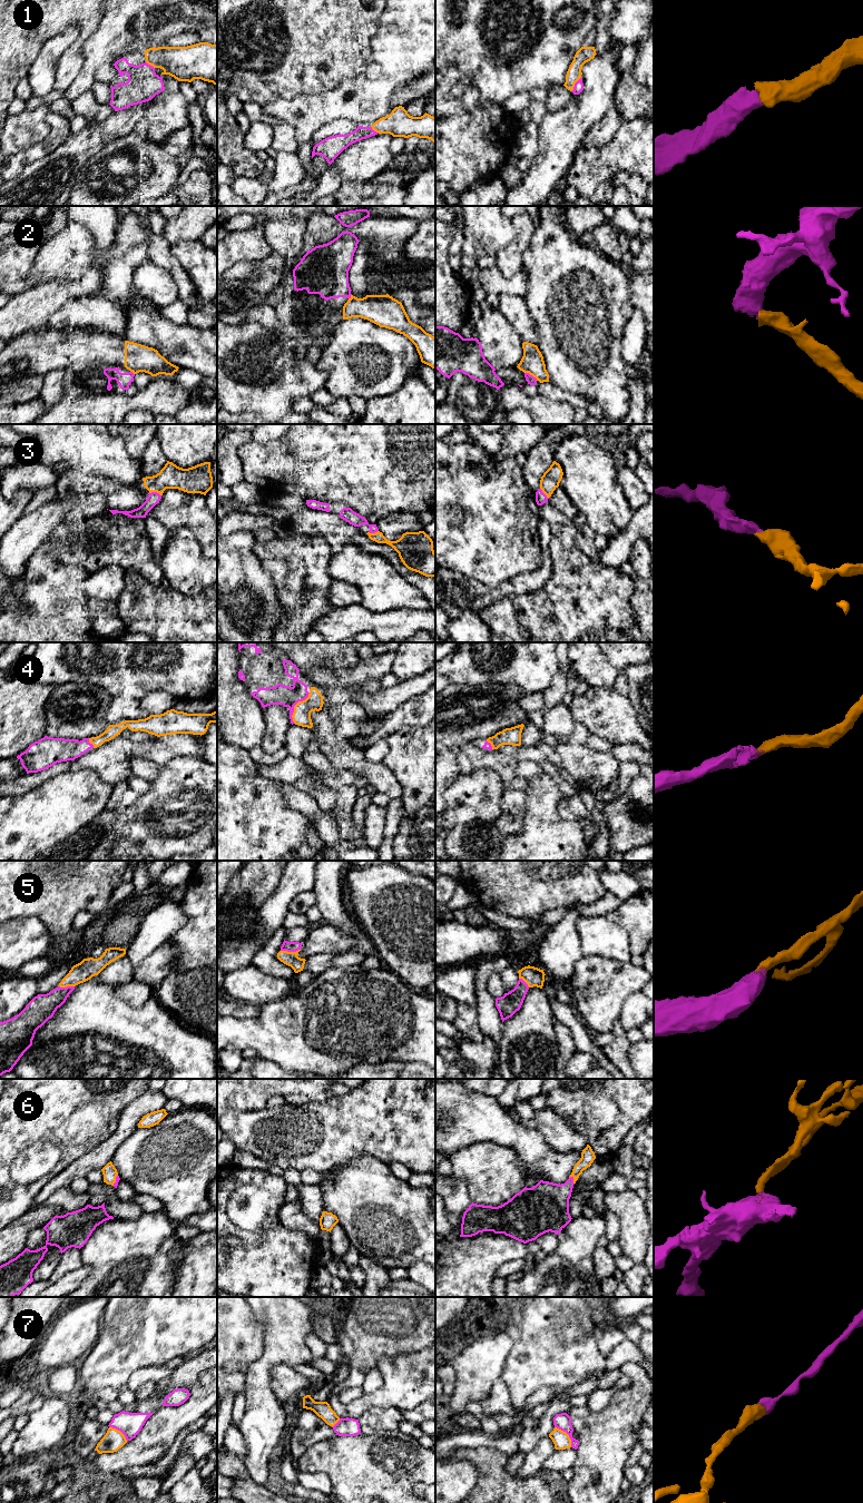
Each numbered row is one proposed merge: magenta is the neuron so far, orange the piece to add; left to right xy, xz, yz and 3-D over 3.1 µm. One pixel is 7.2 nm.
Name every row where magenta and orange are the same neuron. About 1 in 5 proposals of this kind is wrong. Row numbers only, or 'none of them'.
1, 3, 4, 5, 6

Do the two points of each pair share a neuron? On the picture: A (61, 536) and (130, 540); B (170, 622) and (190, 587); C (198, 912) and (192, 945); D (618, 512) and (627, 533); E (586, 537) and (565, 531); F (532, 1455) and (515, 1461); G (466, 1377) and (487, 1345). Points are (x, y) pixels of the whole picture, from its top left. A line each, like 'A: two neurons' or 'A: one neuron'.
A: one neuron
B: two neurons
C: one neuron
D: two neurons
E: two neurons
F: two neurons
G: one neuron

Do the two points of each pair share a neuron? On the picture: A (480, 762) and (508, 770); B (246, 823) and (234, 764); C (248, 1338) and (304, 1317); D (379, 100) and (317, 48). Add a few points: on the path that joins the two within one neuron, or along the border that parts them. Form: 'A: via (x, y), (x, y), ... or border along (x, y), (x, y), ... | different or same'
A: via (487, 762), (498, 762), (501, 764) | same
B: via (234, 808), (234, 778) | same
C: via (262, 1325), (272, 1325), (291, 1319) | same
D: border along (355, 77), (349, 77), (329, 89) | different

